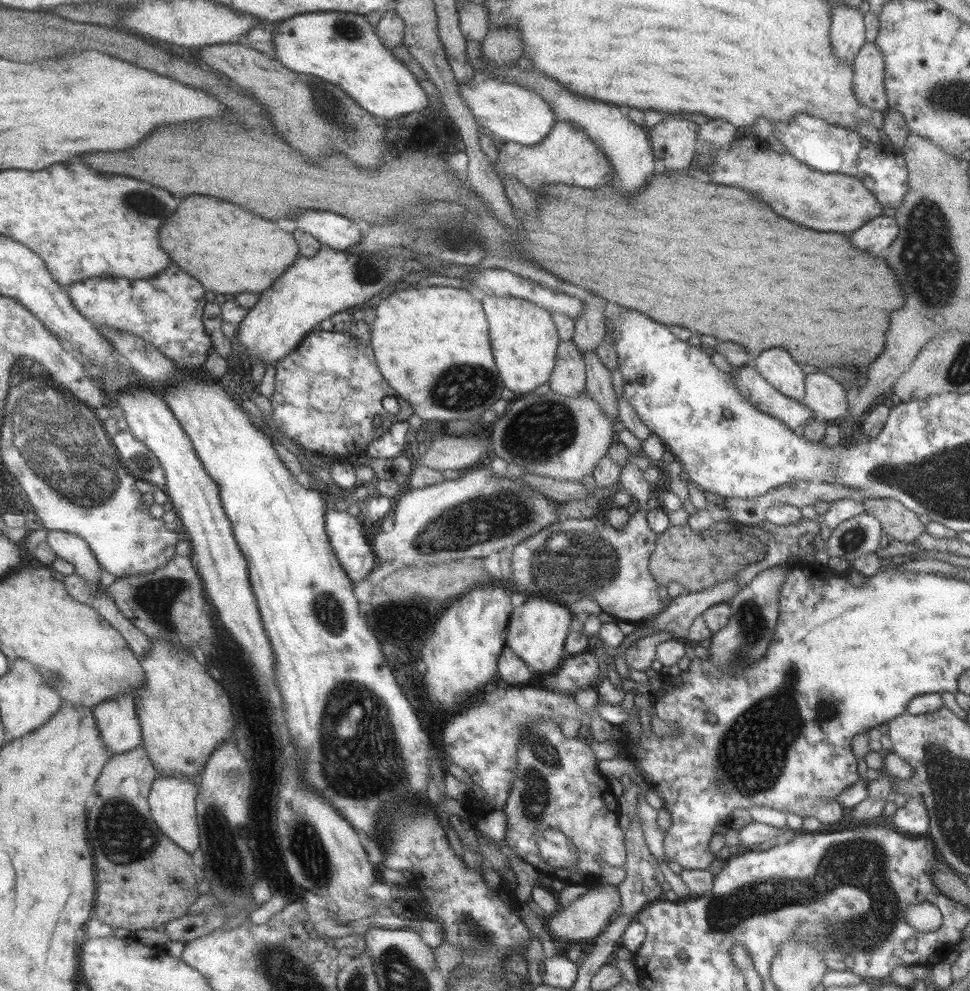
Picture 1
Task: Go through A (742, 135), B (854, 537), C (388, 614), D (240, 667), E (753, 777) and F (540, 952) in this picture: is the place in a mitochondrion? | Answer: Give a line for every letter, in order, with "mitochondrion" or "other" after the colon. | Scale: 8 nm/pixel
A: other
B: mitochondrion
C: other
D: other
E: mitochondrion
F: other

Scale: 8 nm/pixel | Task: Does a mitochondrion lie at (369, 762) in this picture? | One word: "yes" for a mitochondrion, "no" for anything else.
yes

